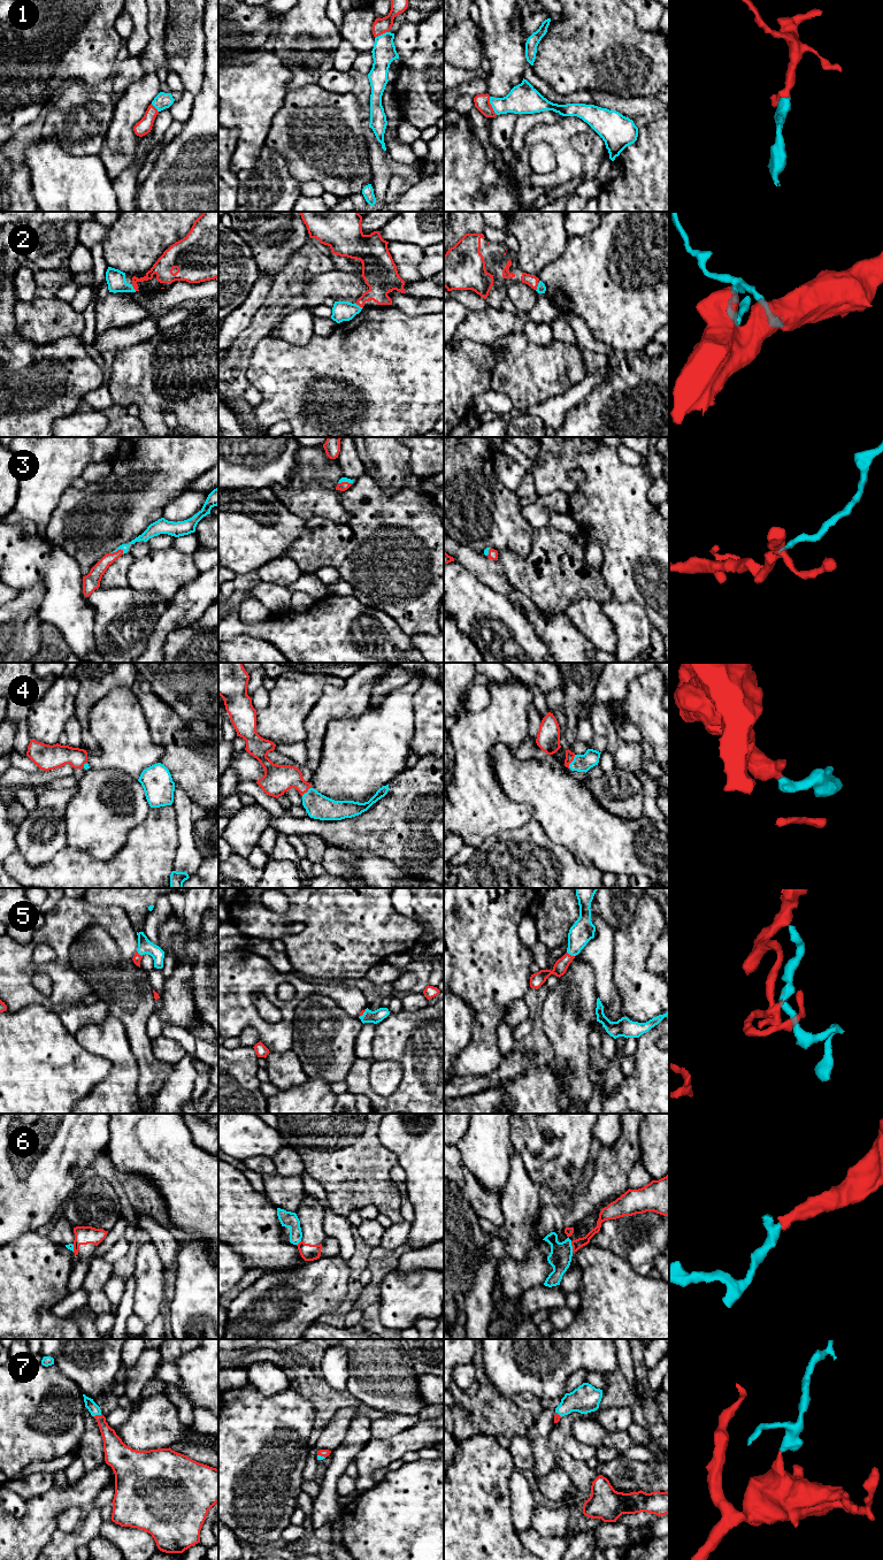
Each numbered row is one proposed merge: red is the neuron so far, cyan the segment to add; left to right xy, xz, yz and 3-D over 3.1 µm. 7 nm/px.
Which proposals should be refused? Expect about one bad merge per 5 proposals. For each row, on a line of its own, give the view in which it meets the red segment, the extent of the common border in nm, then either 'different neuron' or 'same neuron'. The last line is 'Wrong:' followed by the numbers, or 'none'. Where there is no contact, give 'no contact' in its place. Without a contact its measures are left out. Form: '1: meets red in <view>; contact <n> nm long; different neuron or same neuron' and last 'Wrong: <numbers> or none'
1: meets red in yz; contact 140 nm long; same neuron
2: meets red in yz; contact 60 nm long; same neuron
3: meets red in xy; contact 90 nm long; same neuron
4: meets red in yz; contact 110 nm long; same neuron
5: meets red in yz; contact 70 nm long; same neuron
6: meets red in yz; contact 80 nm long; different neuron
7: meets red in xy; contact 70 nm long; same neuron
Wrong: 6

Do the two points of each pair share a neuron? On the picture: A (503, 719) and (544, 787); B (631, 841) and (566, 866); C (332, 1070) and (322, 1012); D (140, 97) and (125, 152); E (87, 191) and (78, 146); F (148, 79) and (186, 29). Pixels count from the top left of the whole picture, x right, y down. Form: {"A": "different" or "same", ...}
{"A": "different", "B": "different", "C": "same", "D": "same", "E": "different", "F": "different"}

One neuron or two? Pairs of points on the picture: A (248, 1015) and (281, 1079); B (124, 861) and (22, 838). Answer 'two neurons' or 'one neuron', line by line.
A: two neurons
B: two neurons

